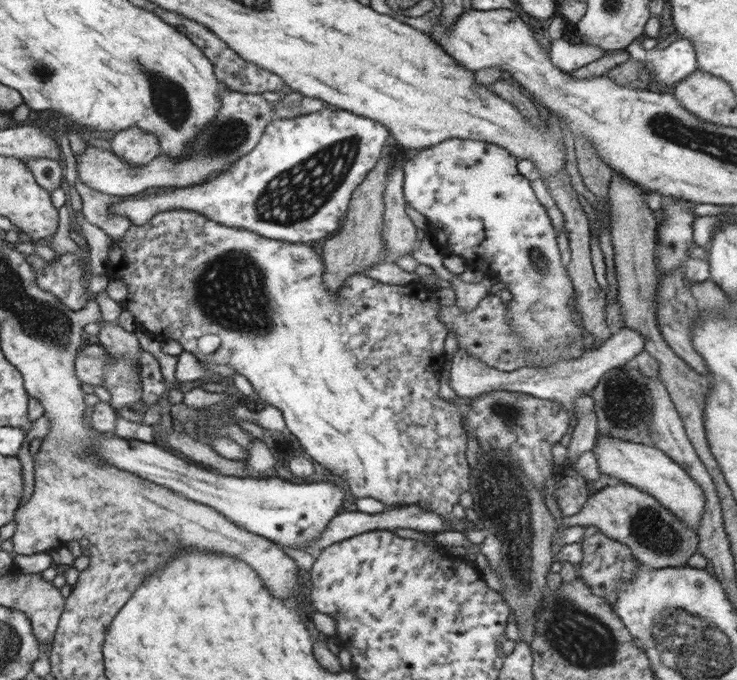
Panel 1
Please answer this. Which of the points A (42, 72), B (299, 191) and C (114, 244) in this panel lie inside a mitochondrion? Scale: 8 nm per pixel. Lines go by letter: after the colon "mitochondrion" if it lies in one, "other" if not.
A: mitochondrion
B: mitochondrion
C: other

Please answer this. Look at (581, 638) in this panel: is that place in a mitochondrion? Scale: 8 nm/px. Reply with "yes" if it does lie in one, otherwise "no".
yes

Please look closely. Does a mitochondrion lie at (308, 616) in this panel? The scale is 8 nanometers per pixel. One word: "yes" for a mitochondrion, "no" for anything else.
no

